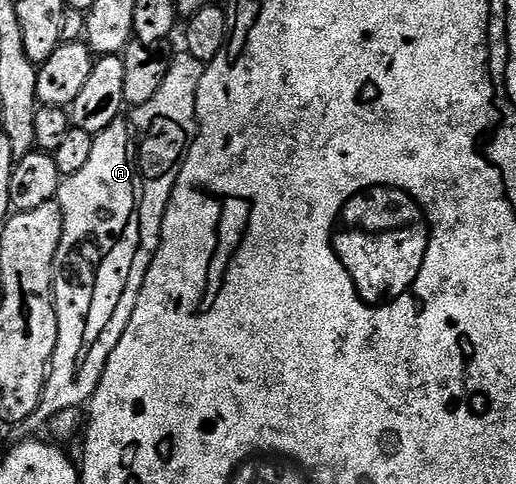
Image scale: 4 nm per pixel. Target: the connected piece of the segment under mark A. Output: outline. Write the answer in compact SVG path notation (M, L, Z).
M180 53L176 59L174 56L165 73L165 81L161 81L161 89L153 101L130 108L94 136L89 162L78 173L68 175L60 182L57 202L63 214L63 232L55 254L53 280L59 332L41 401L25 424L26 430L31 430L31 433L35 433L38 427L46 428L50 418L62 410L90 404L109 361L109 353L113 353L117 341L121 341L121 333L125 333L125 325L129 325L129 317L133 317L145 273L159 248L163 214L175 184L175 176L197 131L195 102L204 66L192 55Z

